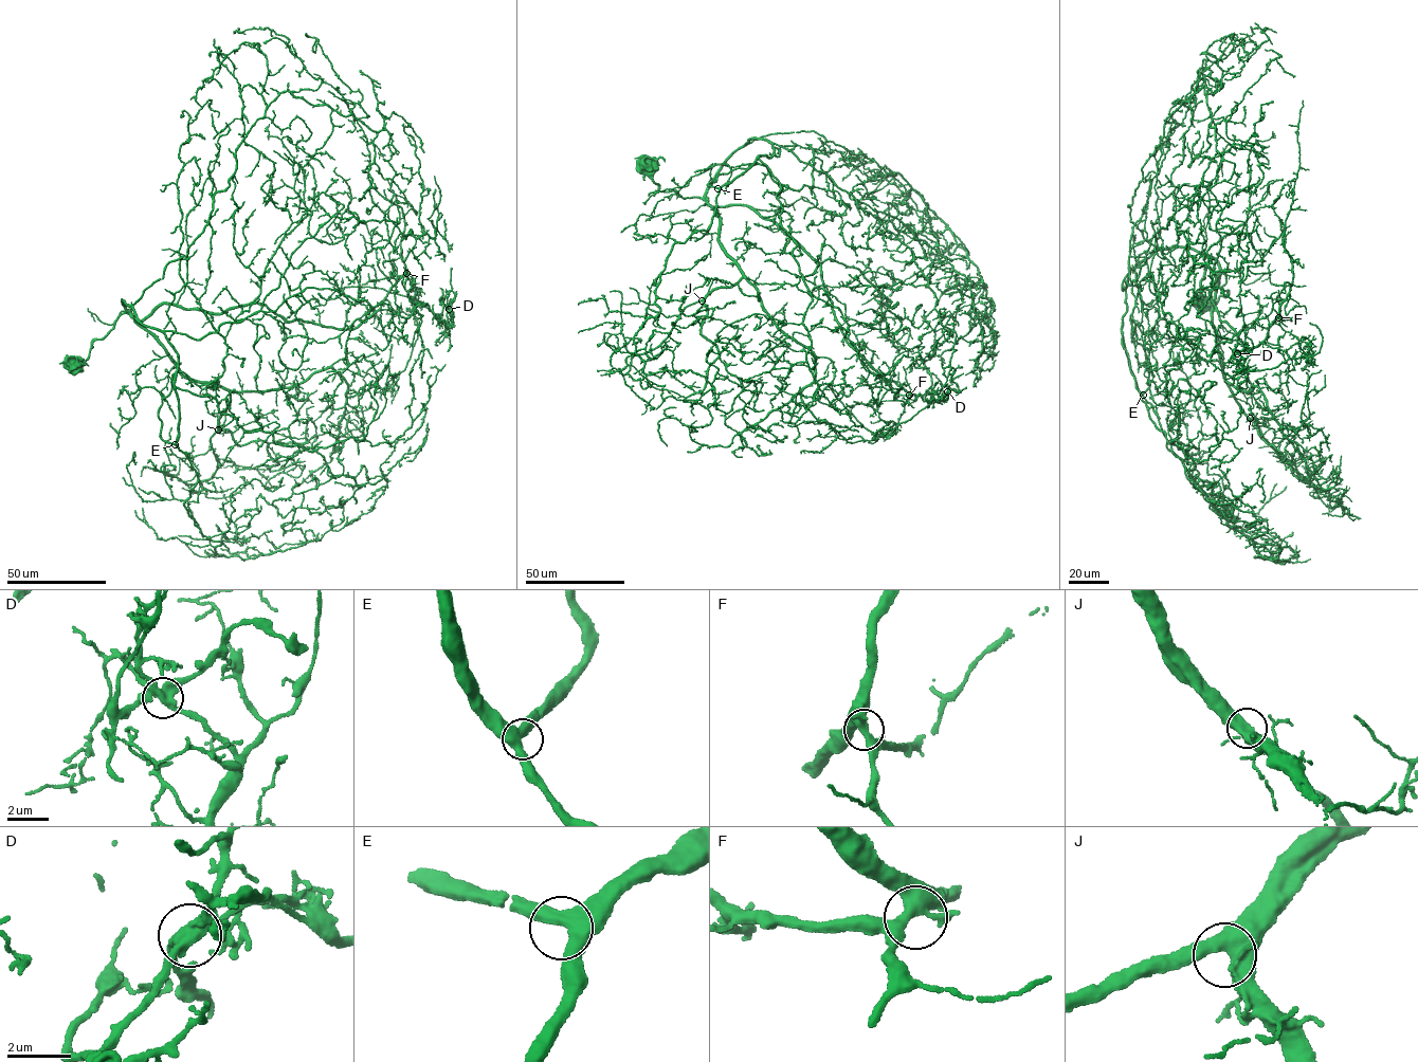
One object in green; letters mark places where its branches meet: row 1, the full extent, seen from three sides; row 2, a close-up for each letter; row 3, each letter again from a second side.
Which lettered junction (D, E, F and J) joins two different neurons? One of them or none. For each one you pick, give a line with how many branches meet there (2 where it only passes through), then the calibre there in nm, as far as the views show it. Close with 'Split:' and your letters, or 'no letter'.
D: branches 5; calibre 360 nm
Split: D

